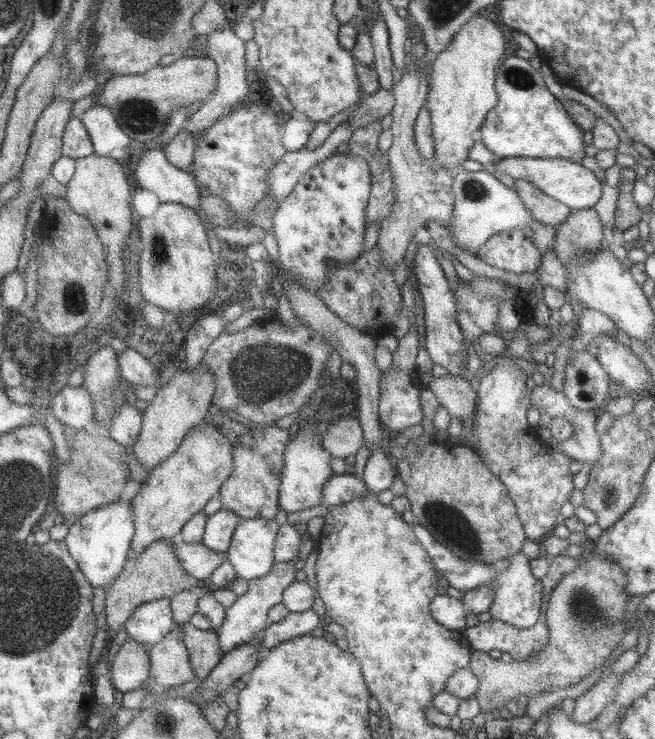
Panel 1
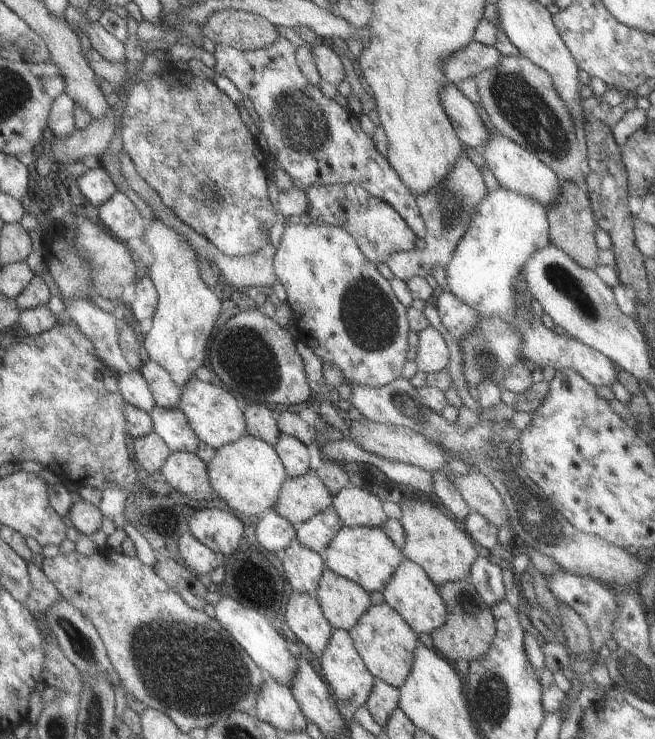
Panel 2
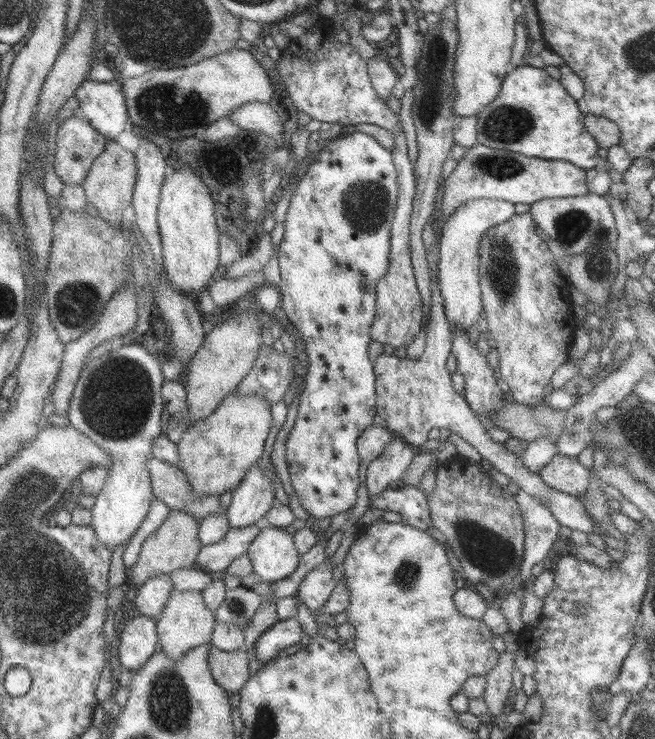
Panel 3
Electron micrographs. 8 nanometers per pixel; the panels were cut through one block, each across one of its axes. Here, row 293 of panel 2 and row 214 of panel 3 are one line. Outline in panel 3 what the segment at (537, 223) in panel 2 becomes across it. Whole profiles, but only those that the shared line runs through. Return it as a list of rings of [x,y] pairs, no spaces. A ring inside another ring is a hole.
[[[471,199],[457,206],[442,224],[443,229],[437,243],[439,248],[437,284],[450,329],[461,329],[466,332],[471,325],[477,324],[482,311],[477,276],[479,238],[489,228],[508,220],[514,214],[513,205],[503,200]]]

